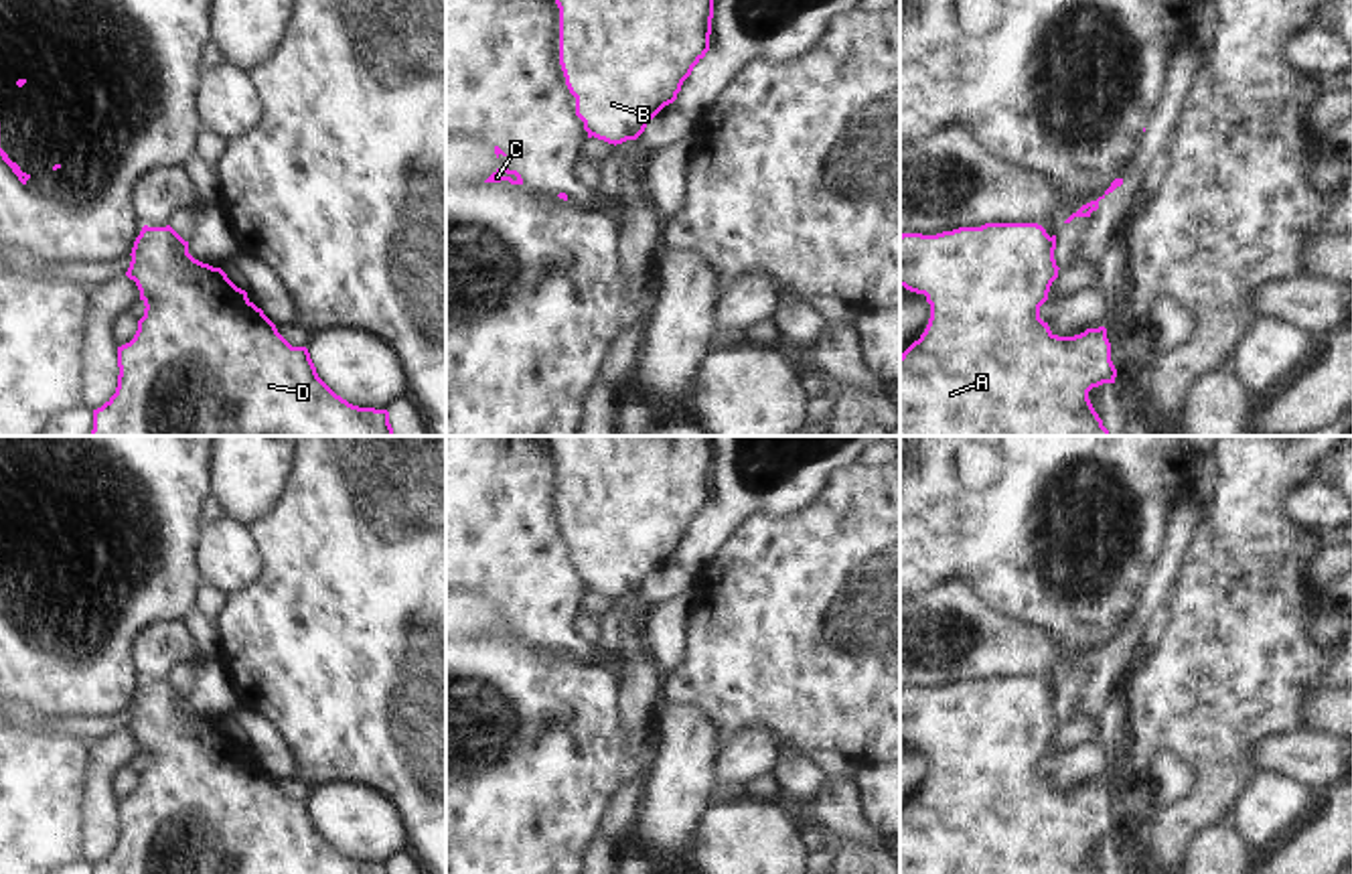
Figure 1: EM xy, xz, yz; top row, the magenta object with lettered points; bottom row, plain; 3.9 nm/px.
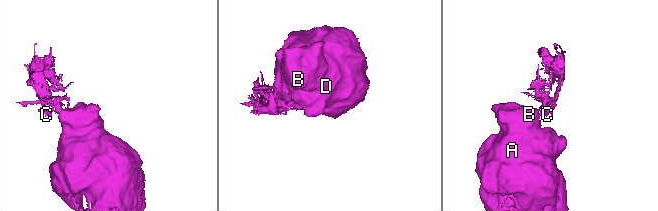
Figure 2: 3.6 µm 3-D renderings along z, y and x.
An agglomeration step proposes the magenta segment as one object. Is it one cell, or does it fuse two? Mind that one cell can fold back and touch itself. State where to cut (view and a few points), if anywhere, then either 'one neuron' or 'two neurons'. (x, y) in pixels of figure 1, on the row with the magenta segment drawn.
yz (1048, 238), (1053, 252) | two neurons

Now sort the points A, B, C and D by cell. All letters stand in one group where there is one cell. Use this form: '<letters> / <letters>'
A B D / C

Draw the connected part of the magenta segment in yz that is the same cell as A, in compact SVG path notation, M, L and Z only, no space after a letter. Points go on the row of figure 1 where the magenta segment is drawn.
M1038 223L900 235L900 286L930 304L924 333L900 355L900 436L1111 436L1088 399L1093 387L1117 377L1107 329L1058 337L1040 318L1058 270L1050 235Z

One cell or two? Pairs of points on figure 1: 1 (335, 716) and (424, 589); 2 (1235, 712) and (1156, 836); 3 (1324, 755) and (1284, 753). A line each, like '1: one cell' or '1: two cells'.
1: one cell
2: one cell
3: one cell

